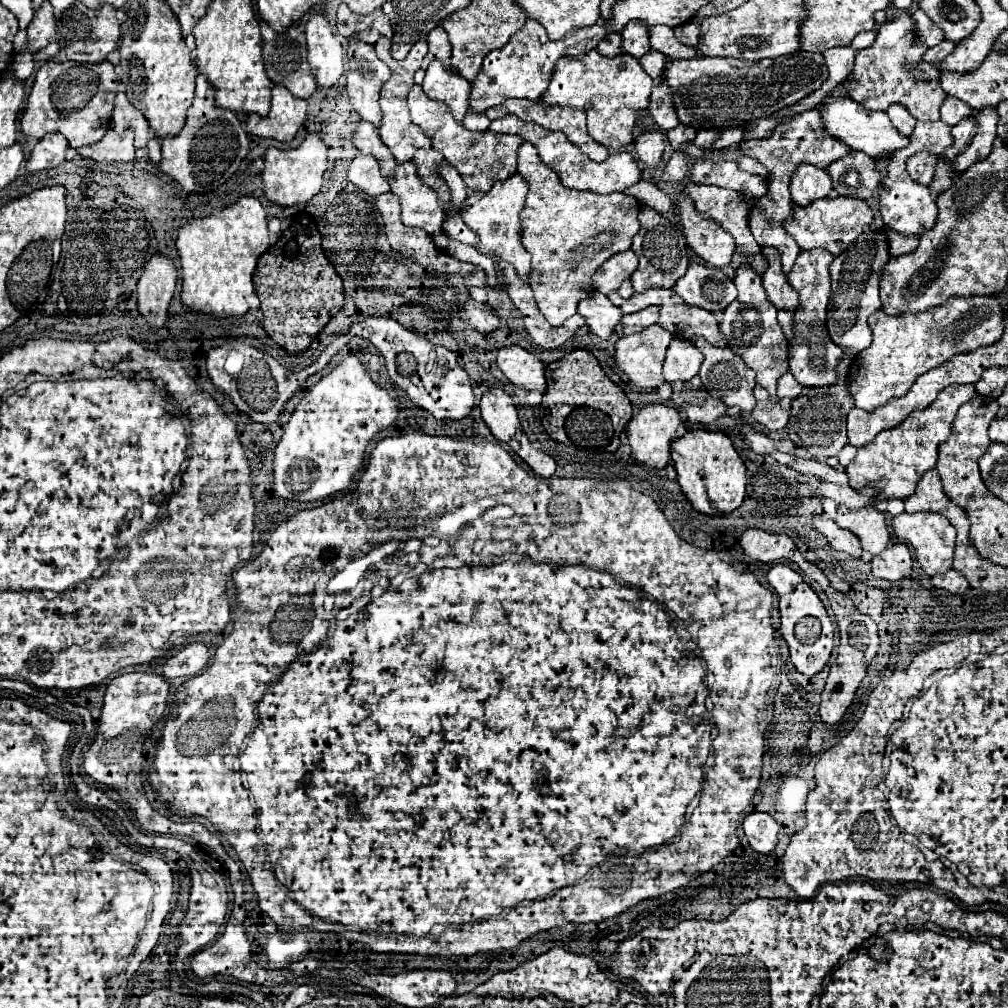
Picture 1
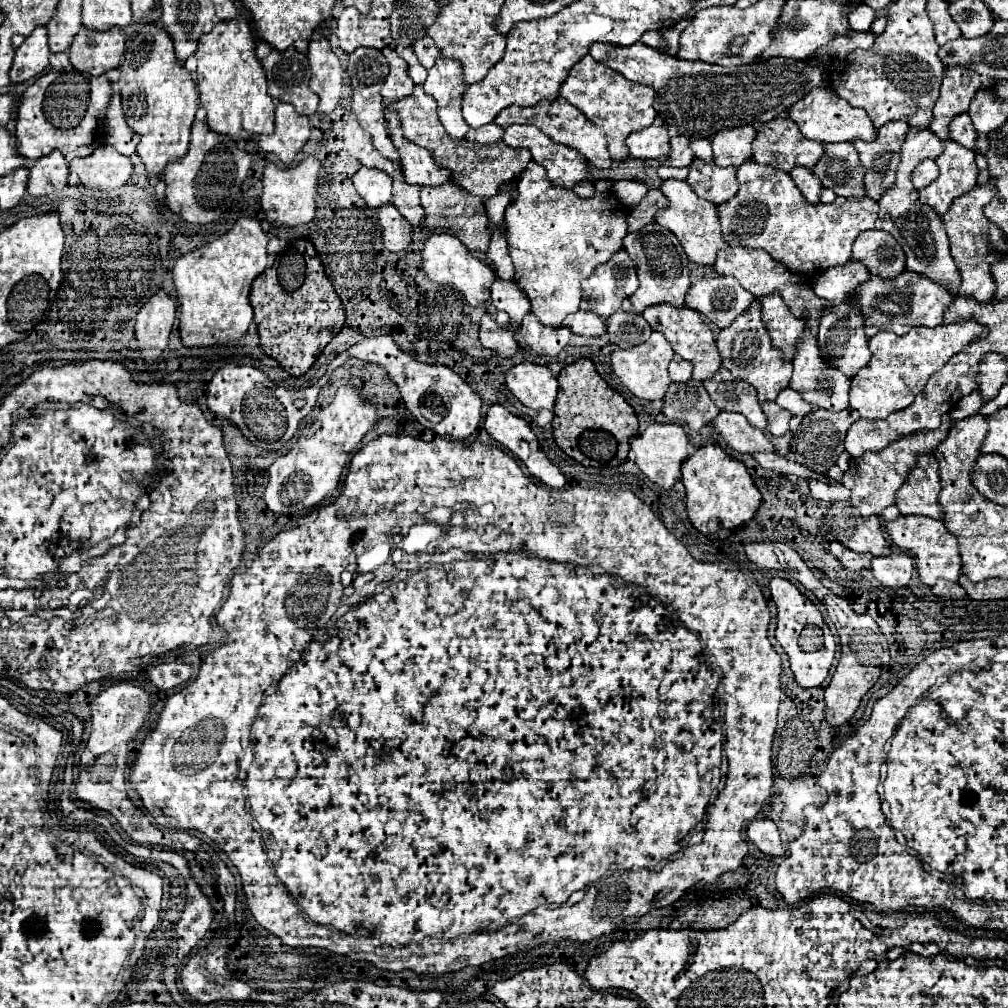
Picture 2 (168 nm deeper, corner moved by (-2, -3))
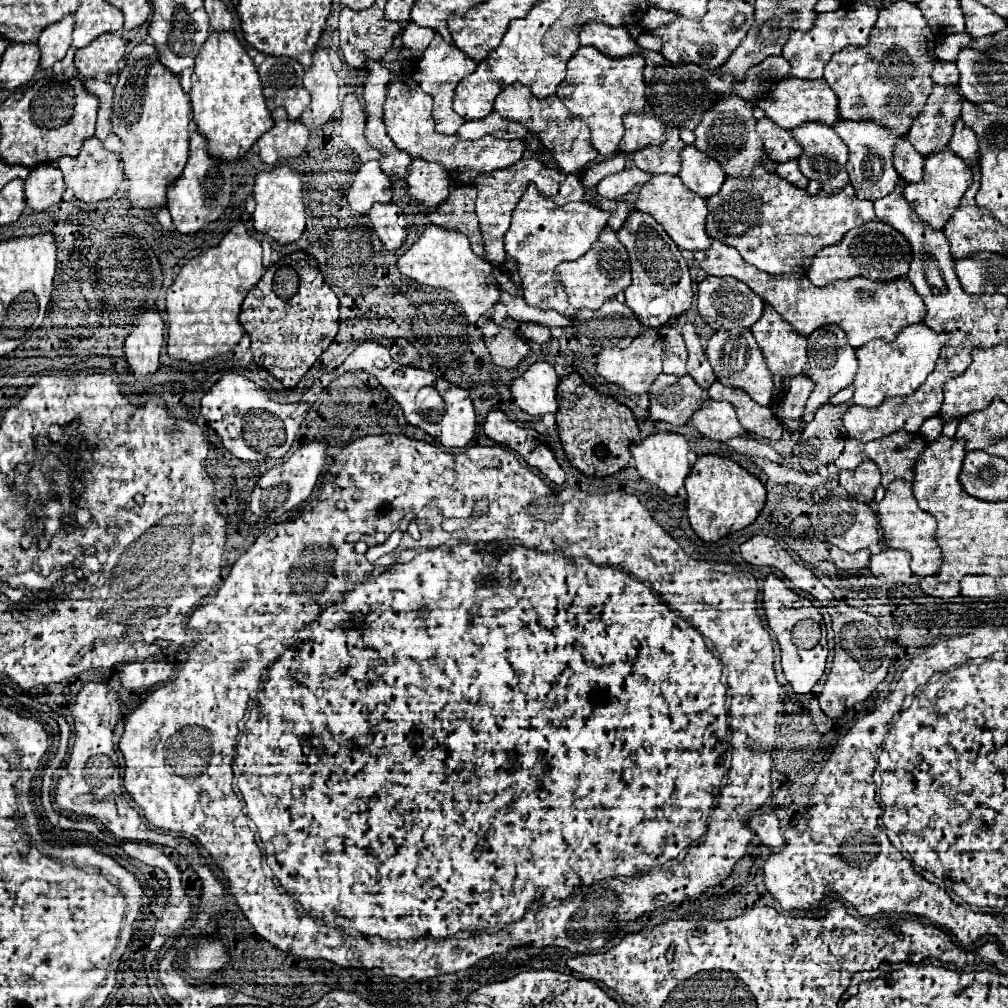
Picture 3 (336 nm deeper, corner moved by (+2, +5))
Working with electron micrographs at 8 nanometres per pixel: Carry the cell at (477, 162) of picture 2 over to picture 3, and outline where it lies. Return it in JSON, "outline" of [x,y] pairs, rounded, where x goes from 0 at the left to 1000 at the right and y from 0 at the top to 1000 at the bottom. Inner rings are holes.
{"outline":[[[392,76],[384,84],[380,120],[384,126],[384,134],[390,138],[394,148],[404,150],[408,156],[418,156],[422,160],[438,162],[443,168],[445,178],[449,182],[467,184],[471,182],[473,174],[485,174],[491,168],[501,168],[519,156],[521,152],[519,140],[501,140],[493,136],[477,136],[473,140],[461,140],[453,134],[436,134],[432,130],[432,120],[428,116],[428,104],[430,96],[418,92],[418,88],[414,88],[414,84],[410,84],[408,78]]]}

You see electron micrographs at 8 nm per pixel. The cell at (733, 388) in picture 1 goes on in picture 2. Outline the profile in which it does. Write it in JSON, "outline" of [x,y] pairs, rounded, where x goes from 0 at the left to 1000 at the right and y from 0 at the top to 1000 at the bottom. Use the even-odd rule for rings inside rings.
{"outline":[[[713,366],[707,374],[707,378],[697,380],[703,394],[715,408],[727,408],[741,414],[741,418],[761,428],[761,414],[751,398],[751,390],[747,390],[745,382],[739,382],[739,378],[727,376],[727,372],[721,366]]]}

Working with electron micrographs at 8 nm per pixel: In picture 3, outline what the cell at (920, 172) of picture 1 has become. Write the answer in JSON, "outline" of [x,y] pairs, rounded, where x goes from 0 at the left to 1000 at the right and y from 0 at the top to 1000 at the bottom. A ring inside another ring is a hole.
{"outline":[[[892,136],[888,142],[888,152],[886,152],[886,164],[890,172],[900,182],[910,182],[916,176],[916,162],[918,162],[918,156],[914,156],[914,152],[910,152],[898,136]]]}

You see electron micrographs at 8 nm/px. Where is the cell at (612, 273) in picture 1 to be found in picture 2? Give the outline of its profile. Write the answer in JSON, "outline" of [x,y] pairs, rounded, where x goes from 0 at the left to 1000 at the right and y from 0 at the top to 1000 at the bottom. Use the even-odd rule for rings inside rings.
{"outline":[[[616,247],[602,261],[594,263],[588,273],[576,279],[578,297],[574,307],[588,309],[594,314],[602,316],[604,311],[616,305],[616,299],[620,295],[626,295],[632,285],[634,279],[630,273],[630,261]]]}

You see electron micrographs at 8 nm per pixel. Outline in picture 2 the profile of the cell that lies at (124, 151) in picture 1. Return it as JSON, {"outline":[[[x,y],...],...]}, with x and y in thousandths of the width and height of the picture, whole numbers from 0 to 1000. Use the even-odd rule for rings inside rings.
{"outline":[[[98,144],[92,154],[84,158],[72,158],[68,170],[76,174],[78,182],[88,188],[112,189],[124,184],[130,176],[130,158],[116,152],[110,144]]]}

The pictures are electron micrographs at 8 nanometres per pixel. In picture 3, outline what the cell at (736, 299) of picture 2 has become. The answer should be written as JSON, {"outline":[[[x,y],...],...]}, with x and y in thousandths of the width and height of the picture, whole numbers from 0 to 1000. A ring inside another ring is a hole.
{"outline":[[[699,275],[693,281],[691,305],[695,316],[701,322],[705,322],[709,328],[727,326],[727,324],[745,324],[757,311],[755,295],[747,291],[737,279],[731,279],[727,275]]]}

